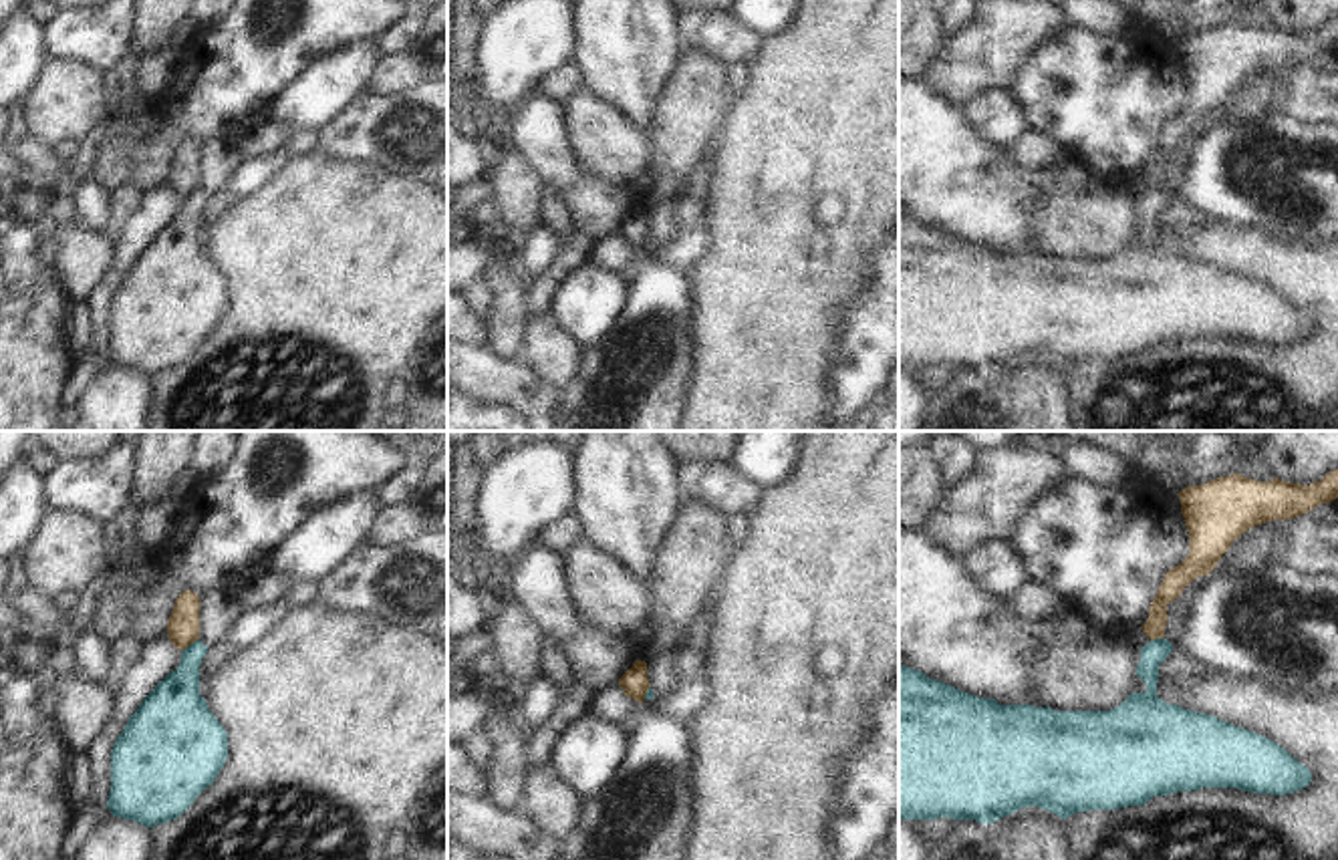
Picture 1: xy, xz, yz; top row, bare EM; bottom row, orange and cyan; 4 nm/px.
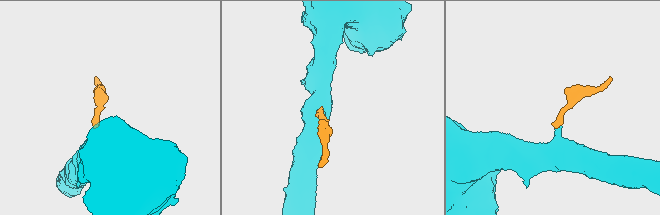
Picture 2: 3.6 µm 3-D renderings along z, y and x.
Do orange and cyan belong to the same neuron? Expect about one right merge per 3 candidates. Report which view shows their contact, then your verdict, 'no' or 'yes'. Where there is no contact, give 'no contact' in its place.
meets orange in xy; no

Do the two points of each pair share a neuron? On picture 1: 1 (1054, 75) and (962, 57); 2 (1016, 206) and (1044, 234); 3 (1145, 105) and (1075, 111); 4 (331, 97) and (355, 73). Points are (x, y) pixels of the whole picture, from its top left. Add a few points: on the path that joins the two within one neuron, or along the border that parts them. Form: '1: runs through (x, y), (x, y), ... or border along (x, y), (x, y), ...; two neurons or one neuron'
1: border along (1054, 35), (1034, 49), (1008, 89); two neurons
2: border along (1054, 184), (1032, 204), (1026, 250); two neurons
3: runs through (1127, 105), (1093, 105); one neuron
4: runs through (337, 91), (349, 79); one neuron

